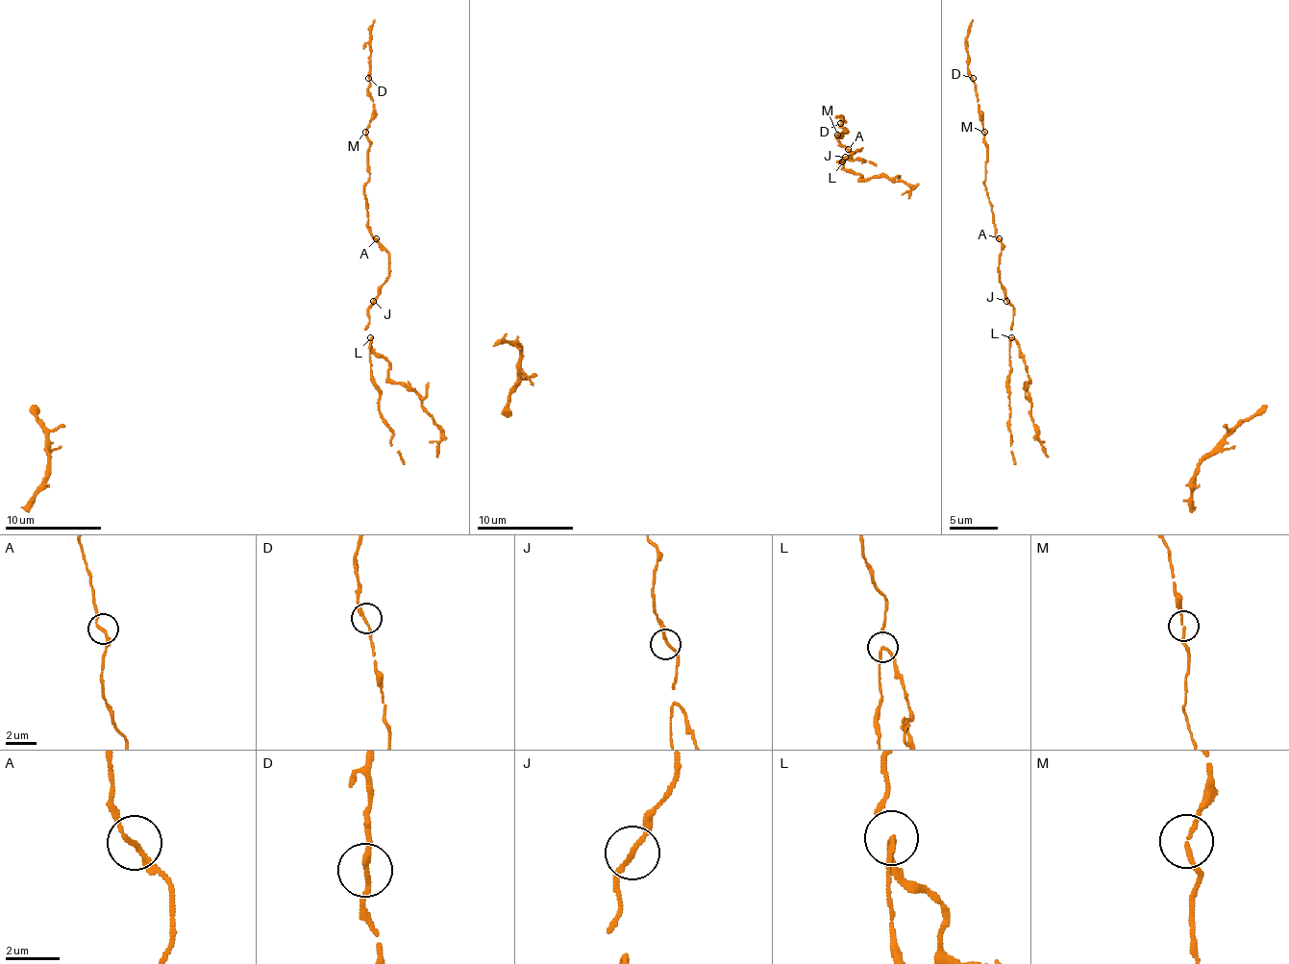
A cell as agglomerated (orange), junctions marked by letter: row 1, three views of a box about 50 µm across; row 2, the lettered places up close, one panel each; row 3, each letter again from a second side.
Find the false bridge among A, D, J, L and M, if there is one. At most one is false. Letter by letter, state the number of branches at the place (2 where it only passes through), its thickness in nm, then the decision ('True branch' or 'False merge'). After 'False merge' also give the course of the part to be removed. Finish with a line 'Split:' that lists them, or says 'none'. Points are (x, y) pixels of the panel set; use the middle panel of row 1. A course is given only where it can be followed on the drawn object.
A: Branches: 2. Thickness 160 nm. True branch
D: Branches: 2. Thickness 190 nm. True branch
J: Branches: 2. Thickness 160 nm. True branch
L: Branches: 3. Thickness 150 nm. False merge. Course of the part to remove: (843, 161), (843, 168), (859, 178), (883, 176), (912, 187), (907, 197)
M: Branches: 2. Thickness 140 nm. True branch
Split: L

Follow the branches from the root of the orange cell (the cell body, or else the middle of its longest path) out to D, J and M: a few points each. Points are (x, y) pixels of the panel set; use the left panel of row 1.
D: (368, 347), (368, 306), (387, 275), (387, 253), (371, 234), (363, 195), (373, 111), (368, 78)
J: (368, 347), (371, 337), (366, 325), (368, 308), (373, 301)
M: (368, 347), (368, 306), (387, 275), (387, 253), (371, 234), (366, 212), (366, 131)

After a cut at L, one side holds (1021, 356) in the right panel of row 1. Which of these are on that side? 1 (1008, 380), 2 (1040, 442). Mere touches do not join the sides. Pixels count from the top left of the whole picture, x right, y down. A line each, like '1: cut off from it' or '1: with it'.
1: cut off from it
2: with it

